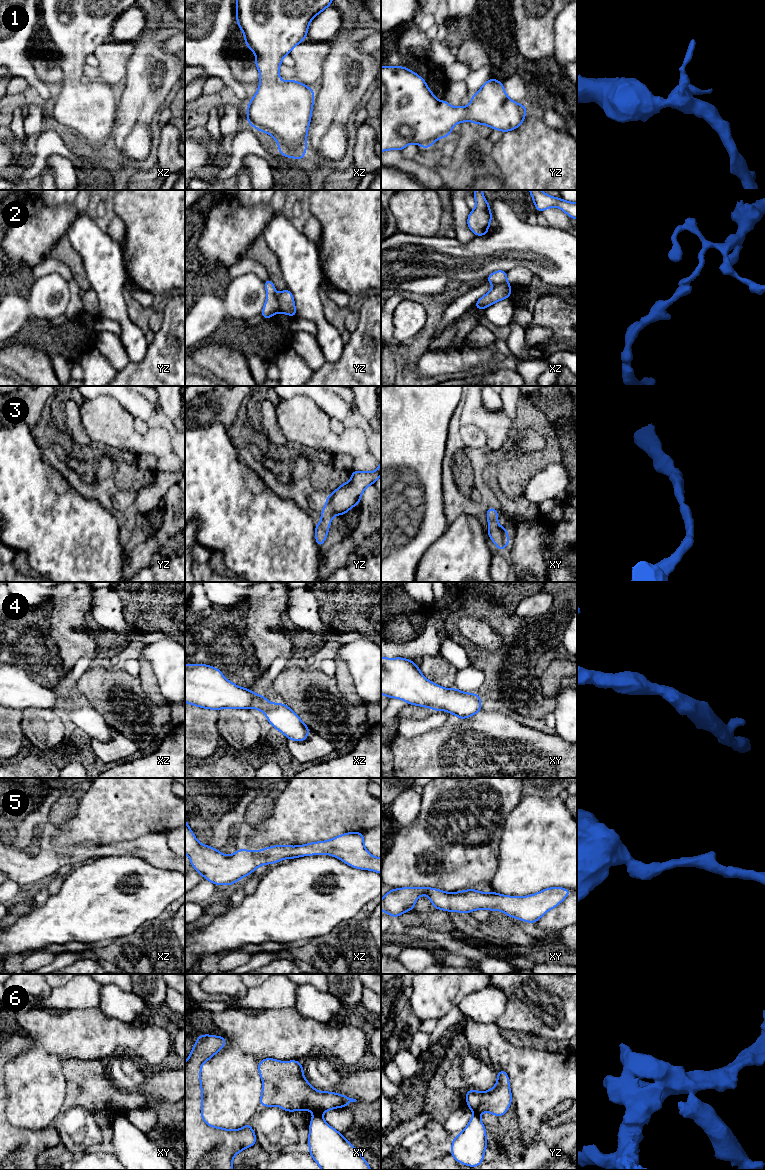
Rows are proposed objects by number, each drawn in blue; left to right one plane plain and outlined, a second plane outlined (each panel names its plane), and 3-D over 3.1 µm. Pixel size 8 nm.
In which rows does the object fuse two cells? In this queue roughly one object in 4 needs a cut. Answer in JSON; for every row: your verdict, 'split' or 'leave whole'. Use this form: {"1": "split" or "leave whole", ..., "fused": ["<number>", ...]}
{"1": "leave whole", "2": "split", "3": "leave whole", "4": "leave whole", "5": "leave whole", "6": "split", "fused": ["2", "6"]}

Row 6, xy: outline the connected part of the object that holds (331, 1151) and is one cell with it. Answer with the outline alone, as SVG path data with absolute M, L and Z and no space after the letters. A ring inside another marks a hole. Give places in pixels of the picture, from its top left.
M315 1113L310 1121L309 1155L322 1170L372 1170L359 1151Z

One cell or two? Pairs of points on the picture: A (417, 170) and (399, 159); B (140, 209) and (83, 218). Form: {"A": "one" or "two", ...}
{"A": "one", "B": "two"}

